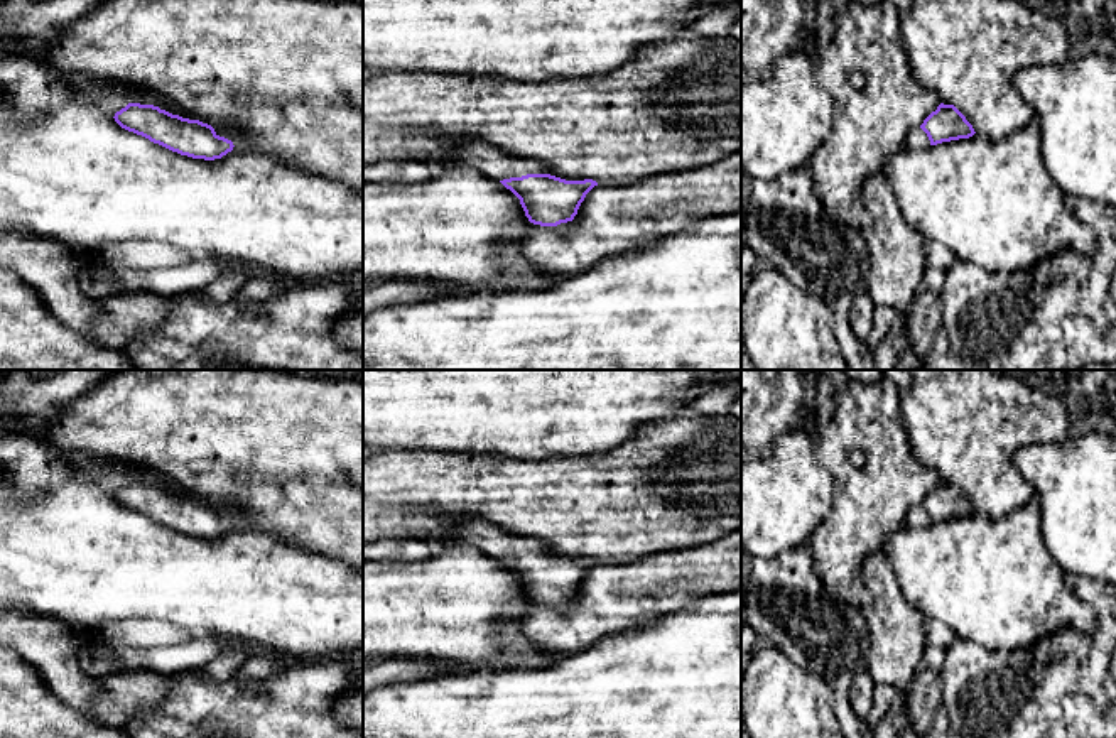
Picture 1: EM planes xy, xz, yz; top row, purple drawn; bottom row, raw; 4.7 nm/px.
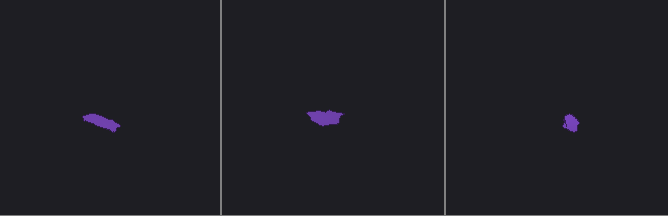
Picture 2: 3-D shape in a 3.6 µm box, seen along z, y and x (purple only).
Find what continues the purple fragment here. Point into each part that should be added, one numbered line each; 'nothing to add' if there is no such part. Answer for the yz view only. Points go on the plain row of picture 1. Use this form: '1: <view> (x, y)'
1: yz (917, 517)

